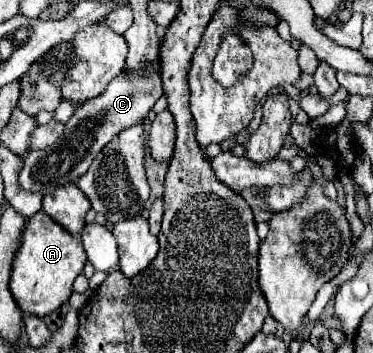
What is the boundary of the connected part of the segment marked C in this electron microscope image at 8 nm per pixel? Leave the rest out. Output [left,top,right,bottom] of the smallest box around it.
[19,64,163,194]

